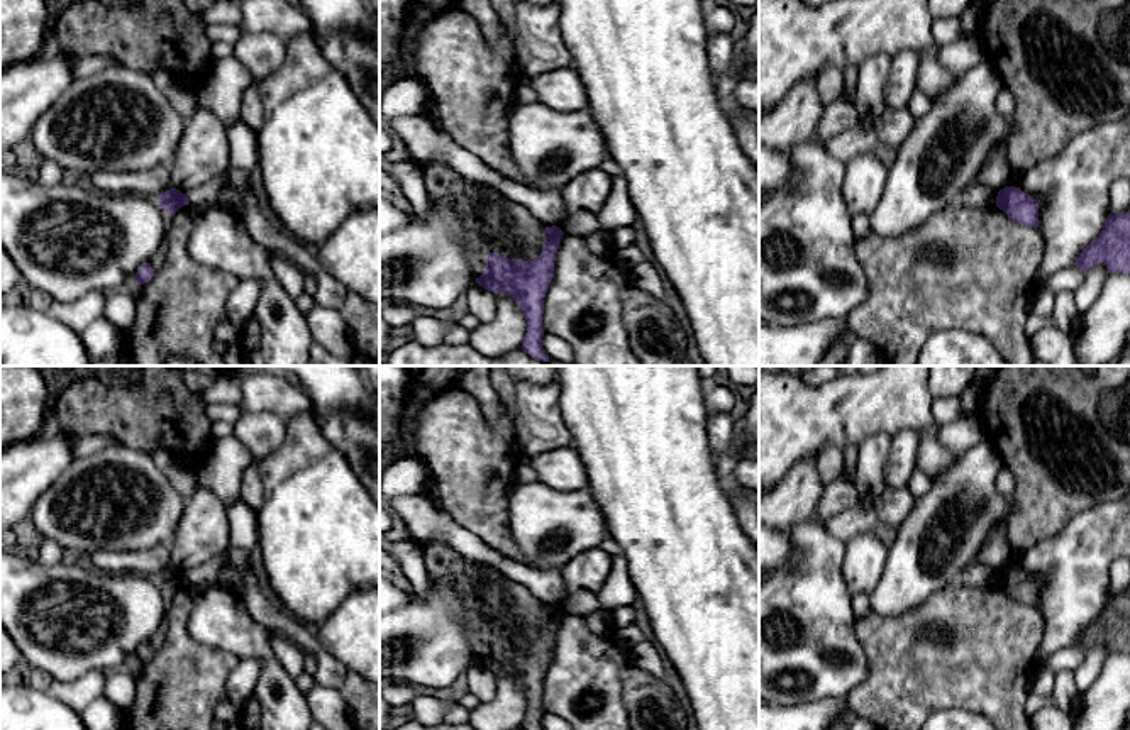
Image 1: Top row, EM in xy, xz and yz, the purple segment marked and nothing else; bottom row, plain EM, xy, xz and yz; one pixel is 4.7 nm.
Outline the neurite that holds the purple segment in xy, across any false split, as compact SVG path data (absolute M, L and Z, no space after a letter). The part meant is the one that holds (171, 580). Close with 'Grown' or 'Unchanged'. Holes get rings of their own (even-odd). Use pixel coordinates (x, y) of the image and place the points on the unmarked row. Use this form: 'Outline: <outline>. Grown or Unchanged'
Outline: M171 567L166 569L161 574L154 574L149 578L159 589L159 593L163 595L163 598L166 601L171 600L171 596L185 584L190 583L190 578L186 574L183 574L180 569Z. Grown

